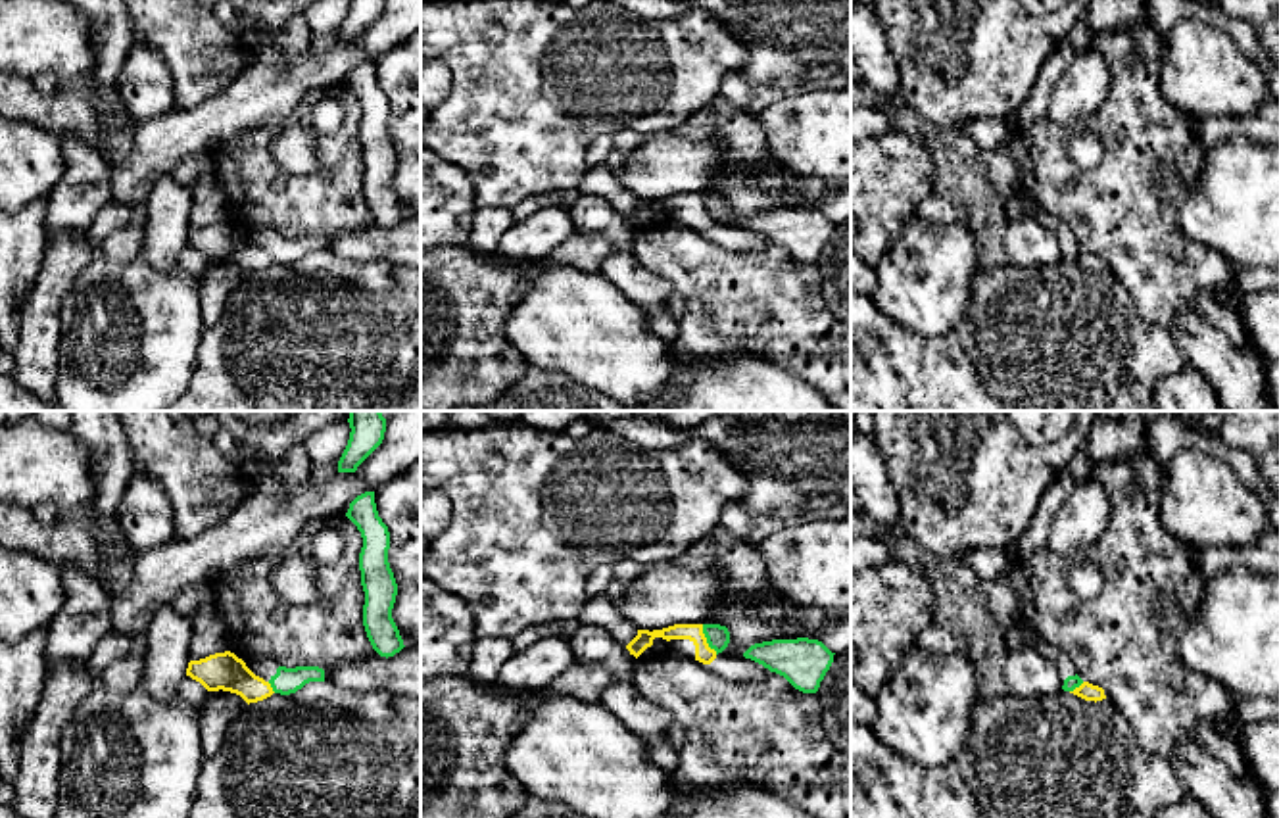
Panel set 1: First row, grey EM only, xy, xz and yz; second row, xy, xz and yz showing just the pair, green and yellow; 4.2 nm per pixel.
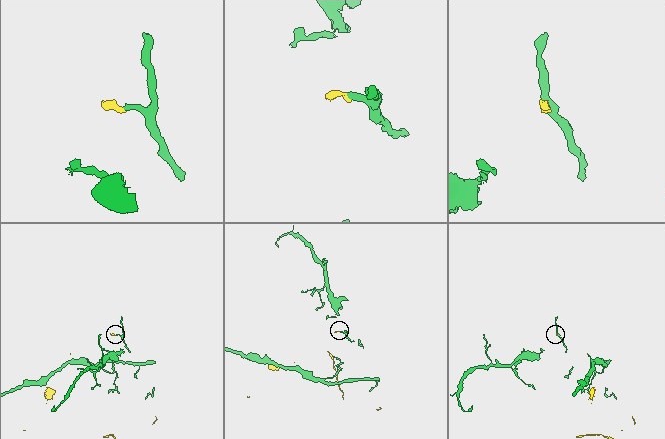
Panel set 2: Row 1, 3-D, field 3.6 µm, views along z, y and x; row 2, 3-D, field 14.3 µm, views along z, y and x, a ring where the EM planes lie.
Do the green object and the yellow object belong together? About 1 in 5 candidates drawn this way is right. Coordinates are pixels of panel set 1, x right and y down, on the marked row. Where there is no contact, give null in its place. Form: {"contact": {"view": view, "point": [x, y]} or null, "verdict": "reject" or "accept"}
{"contact": {"view": "xz", "point": [707, 640]}, "verdict": "reject"}

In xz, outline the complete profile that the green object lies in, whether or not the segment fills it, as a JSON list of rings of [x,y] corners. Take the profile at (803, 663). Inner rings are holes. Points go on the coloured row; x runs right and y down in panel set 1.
[[[808,638],[762,641],[743,653],[745,659],[784,676],[803,693],[818,691],[833,655],[822,641]]]

